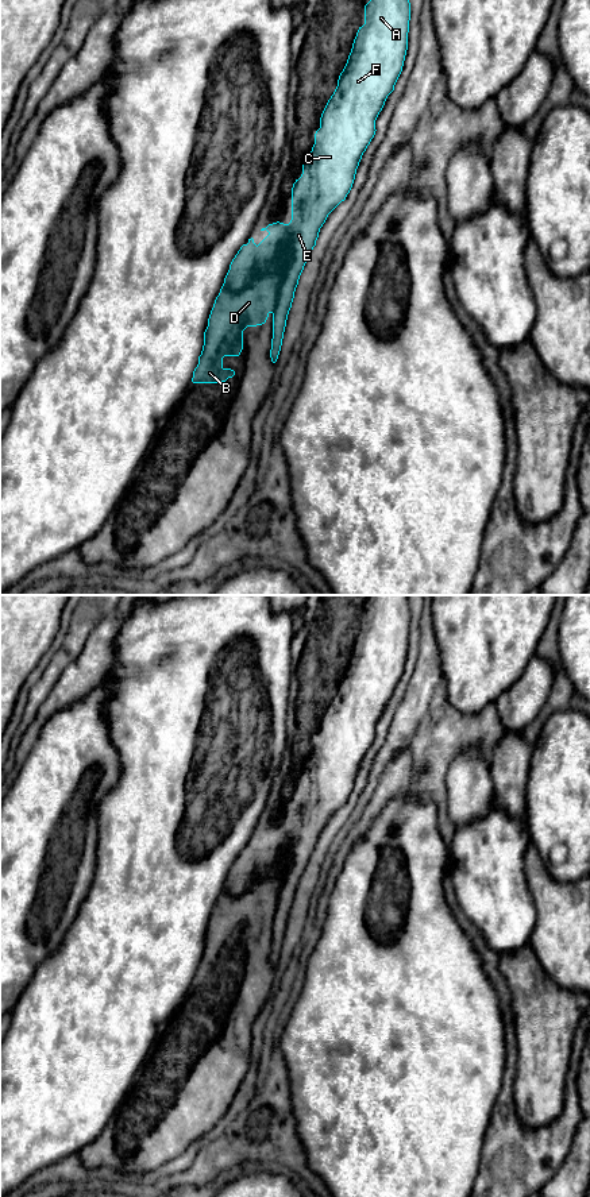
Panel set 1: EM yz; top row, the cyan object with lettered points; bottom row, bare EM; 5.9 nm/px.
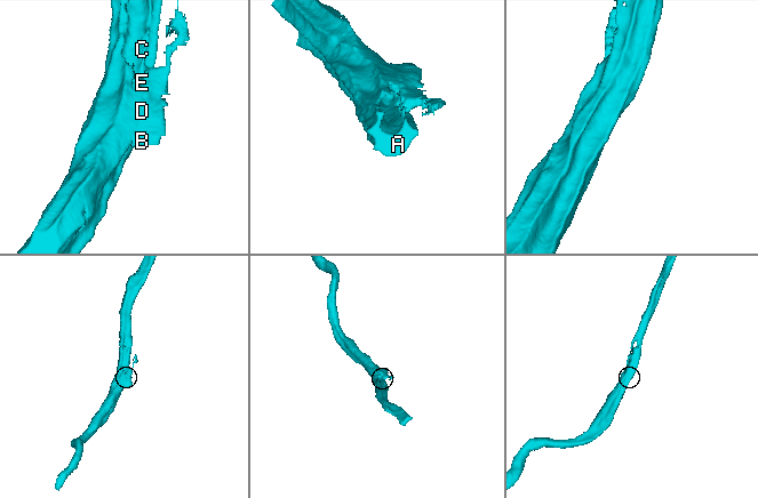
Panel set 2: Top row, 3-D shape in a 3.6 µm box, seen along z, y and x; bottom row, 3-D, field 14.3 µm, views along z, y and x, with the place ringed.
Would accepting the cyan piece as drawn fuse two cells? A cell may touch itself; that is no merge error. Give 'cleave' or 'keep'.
cleave

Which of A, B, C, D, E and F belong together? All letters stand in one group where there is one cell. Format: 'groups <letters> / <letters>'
groups A C E F / B D

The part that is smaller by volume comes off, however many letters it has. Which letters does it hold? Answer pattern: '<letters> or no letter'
B, D

